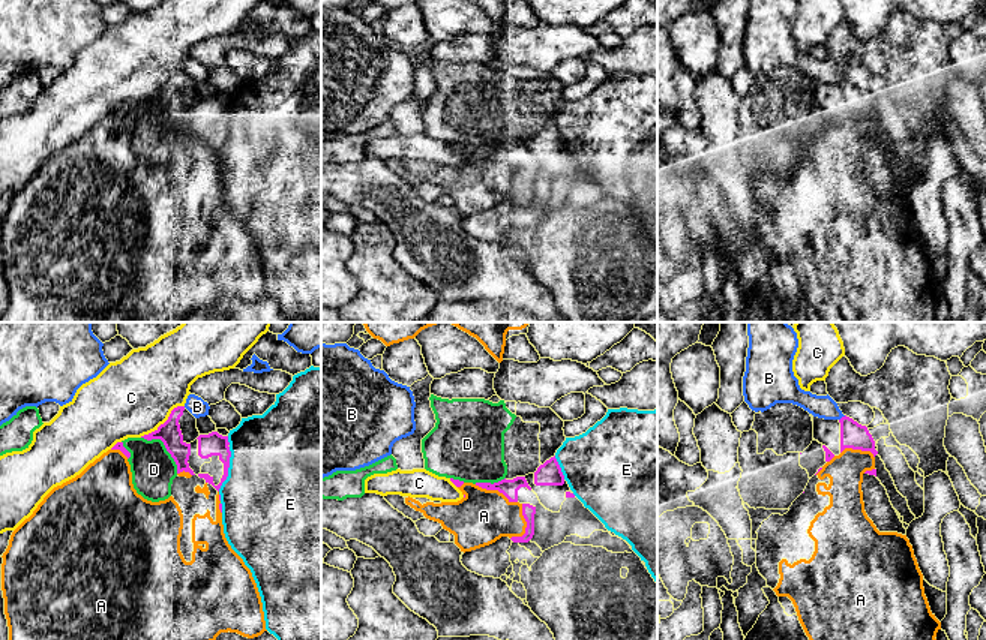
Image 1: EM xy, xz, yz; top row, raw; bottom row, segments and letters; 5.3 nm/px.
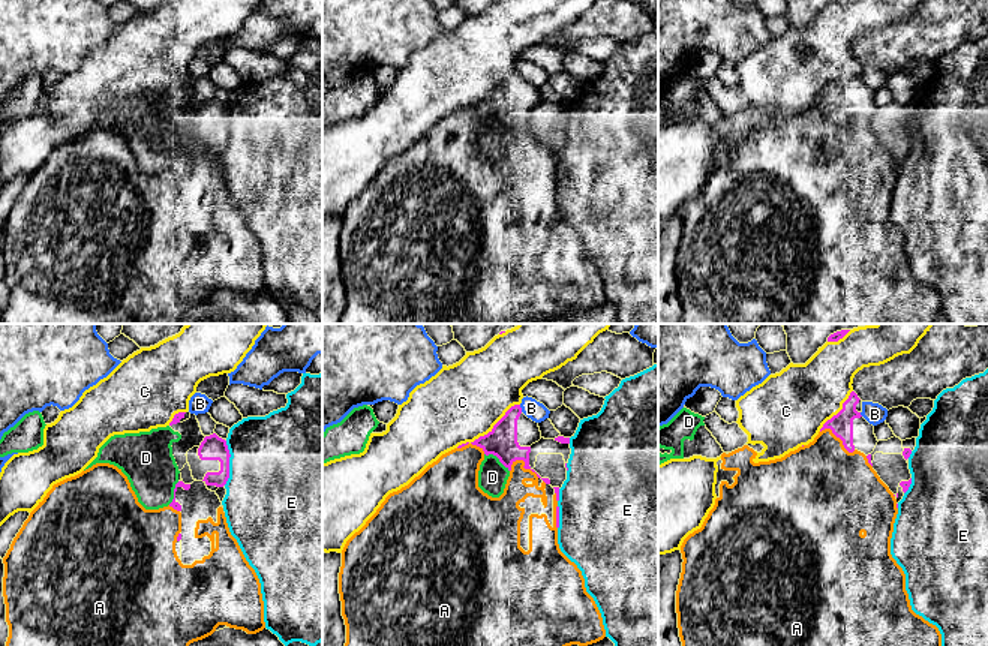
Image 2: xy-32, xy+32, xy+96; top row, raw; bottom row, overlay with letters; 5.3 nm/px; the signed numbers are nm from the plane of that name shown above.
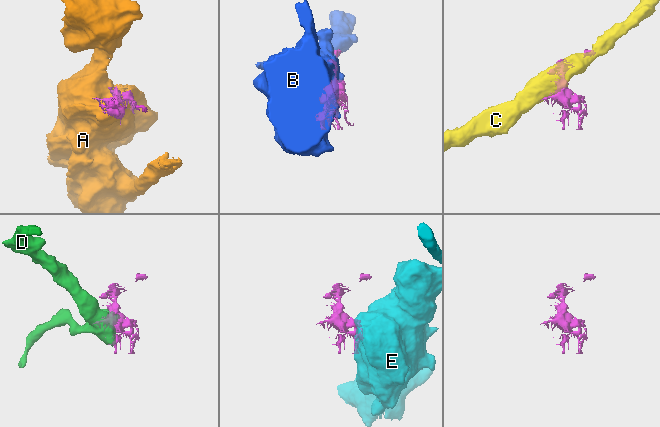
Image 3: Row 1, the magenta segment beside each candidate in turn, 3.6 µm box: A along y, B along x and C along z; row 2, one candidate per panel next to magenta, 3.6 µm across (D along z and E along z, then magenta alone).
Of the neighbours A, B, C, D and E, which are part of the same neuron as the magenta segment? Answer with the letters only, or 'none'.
A

